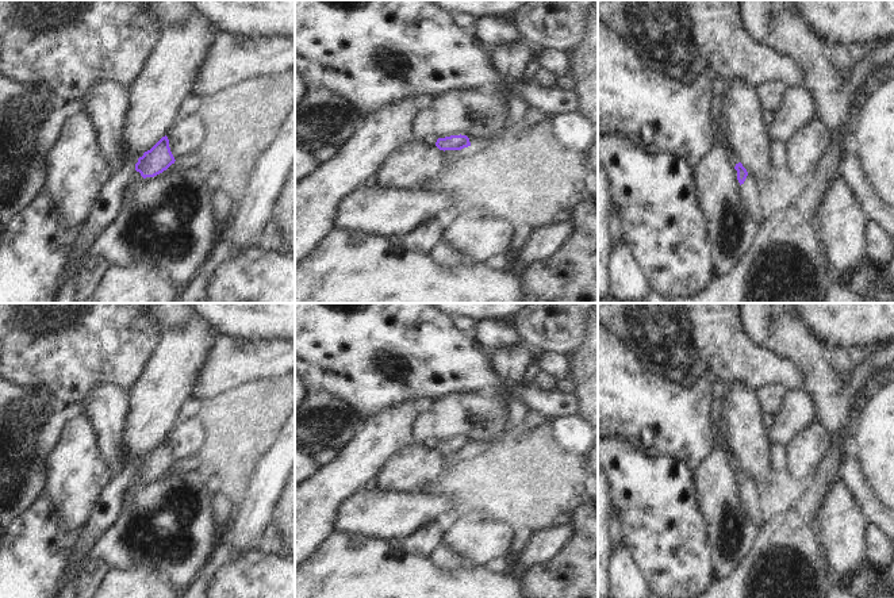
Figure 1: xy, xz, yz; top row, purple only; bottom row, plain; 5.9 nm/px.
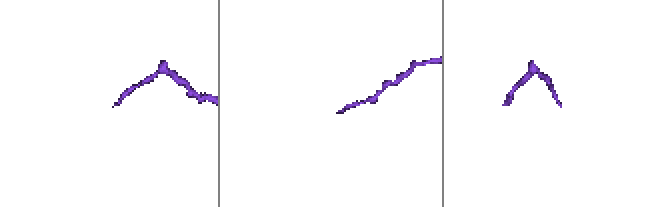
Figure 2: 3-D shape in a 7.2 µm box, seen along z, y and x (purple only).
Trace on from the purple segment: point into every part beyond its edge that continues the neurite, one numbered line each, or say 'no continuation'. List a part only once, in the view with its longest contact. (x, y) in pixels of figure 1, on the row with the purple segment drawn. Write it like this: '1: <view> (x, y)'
1: yz (749, 192).

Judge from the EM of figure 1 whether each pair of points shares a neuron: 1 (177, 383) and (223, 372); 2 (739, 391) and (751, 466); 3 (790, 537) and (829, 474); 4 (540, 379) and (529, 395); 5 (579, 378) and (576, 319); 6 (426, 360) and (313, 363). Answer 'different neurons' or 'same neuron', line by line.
1: different neurons
2: same neuron
3: same neuron
4: different neurons
5: different neurons
6: same neuron

